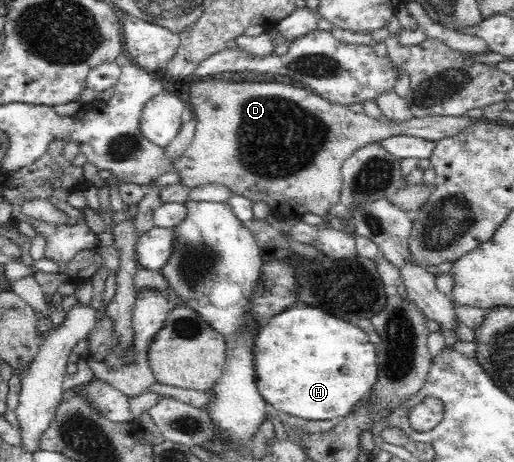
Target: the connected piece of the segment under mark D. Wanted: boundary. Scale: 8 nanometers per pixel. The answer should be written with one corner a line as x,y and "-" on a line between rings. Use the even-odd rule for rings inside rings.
222,80
204,81
204,83
194,83
192,89
190,89
190,103
194,107
194,118
196,118
196,133
194,133
194,139
192,144
175,160
173,163
173,169
179,175
179,182
189,189
194,189
198,185
206,185
207,183
214,183
217,185
225,185
230,189
233,195
241,195
248,198
253,203
265,203
270,210
270,215
284,219
302,219
303,215
320,215
320,217
326,217
326,213
329,213
338,203
341,194
341,187
343,184
343,175
341,172
342,166
346,159
349,159
358,149
365,147
369,144
376,144
377,141
383,139
407,135
414,138
428,139
434,141
444,139
446,136
453,136
454,134
462,131
466,126
474,124
476,122
486,121
485,118
472,118
467,114
460,117
452,116
428,116
428,117
414,117
412,116
407,120
389,120
386,116
382,115
378,118
369,117
367,114
356,113
348,110
346,106
332,103
330,100
319,97
316,93
313,93
306,88
300,89
300,87
293,87
292,85
286,85
286,83
235,83

